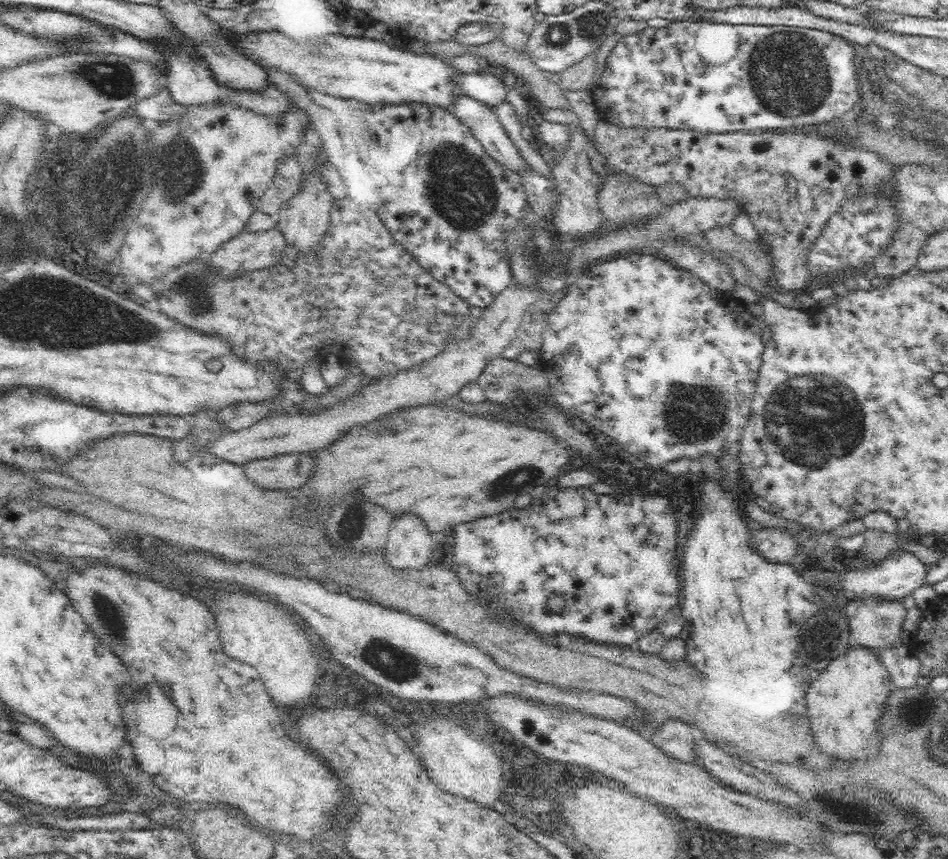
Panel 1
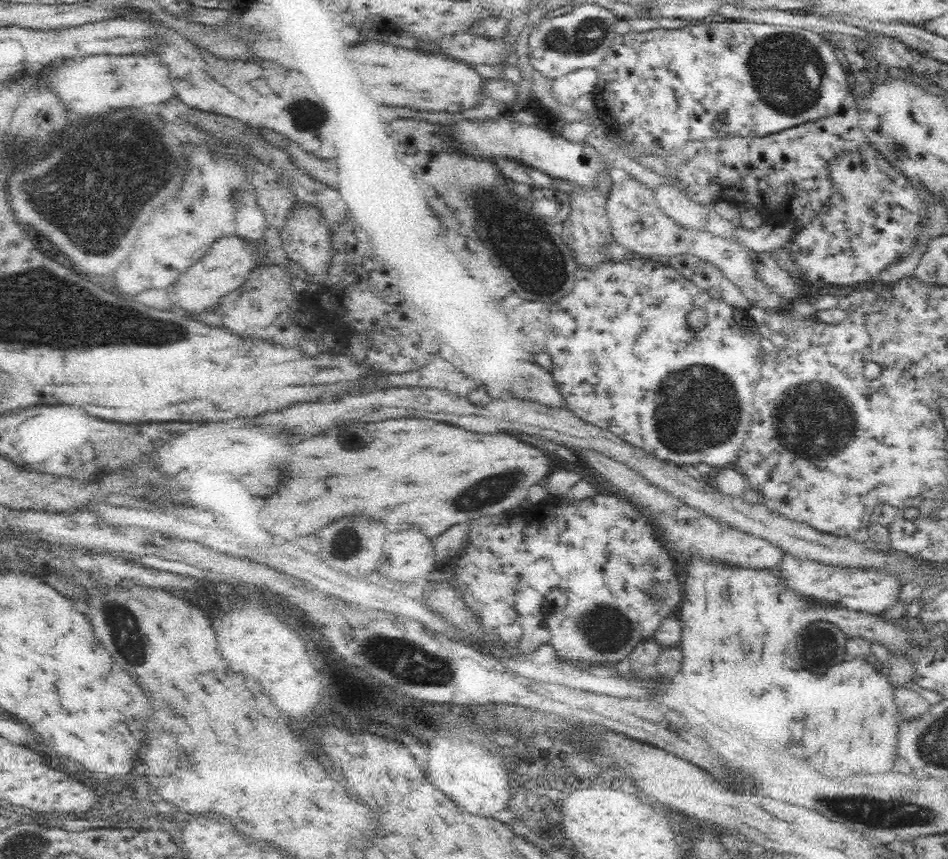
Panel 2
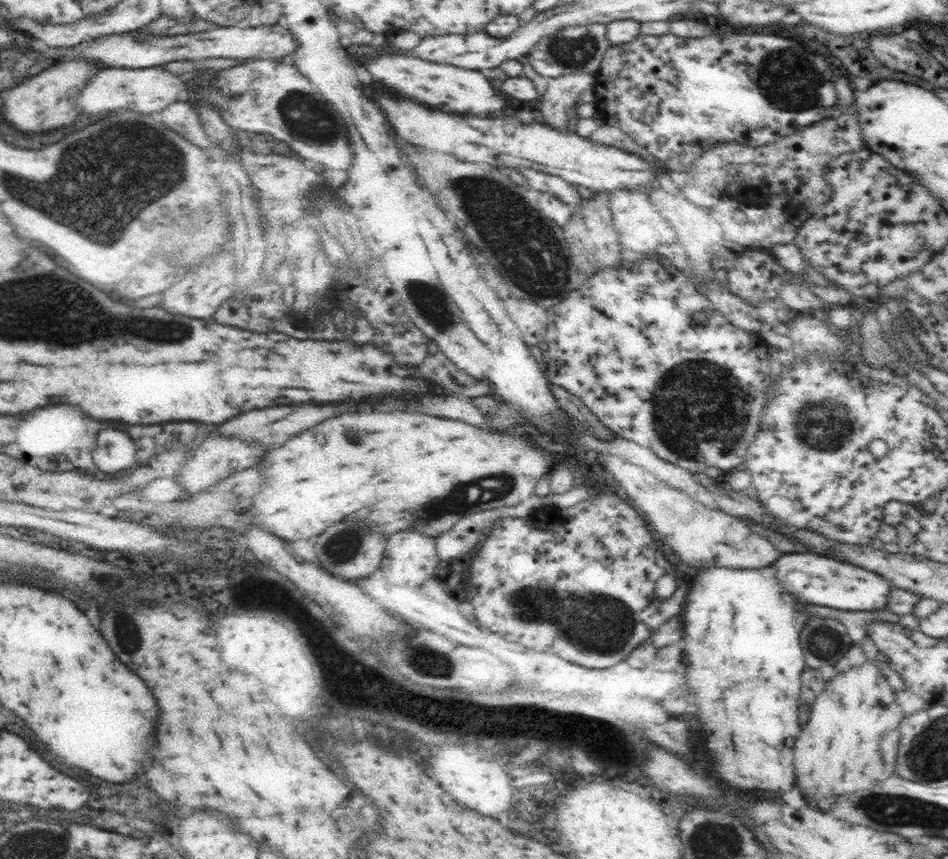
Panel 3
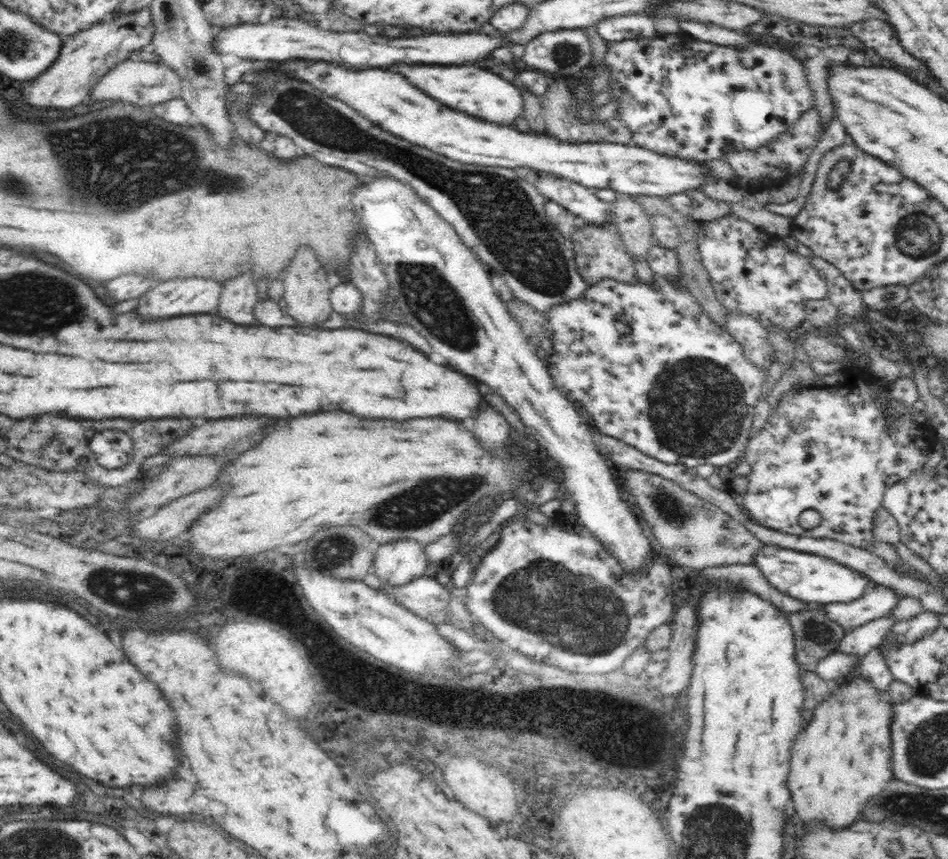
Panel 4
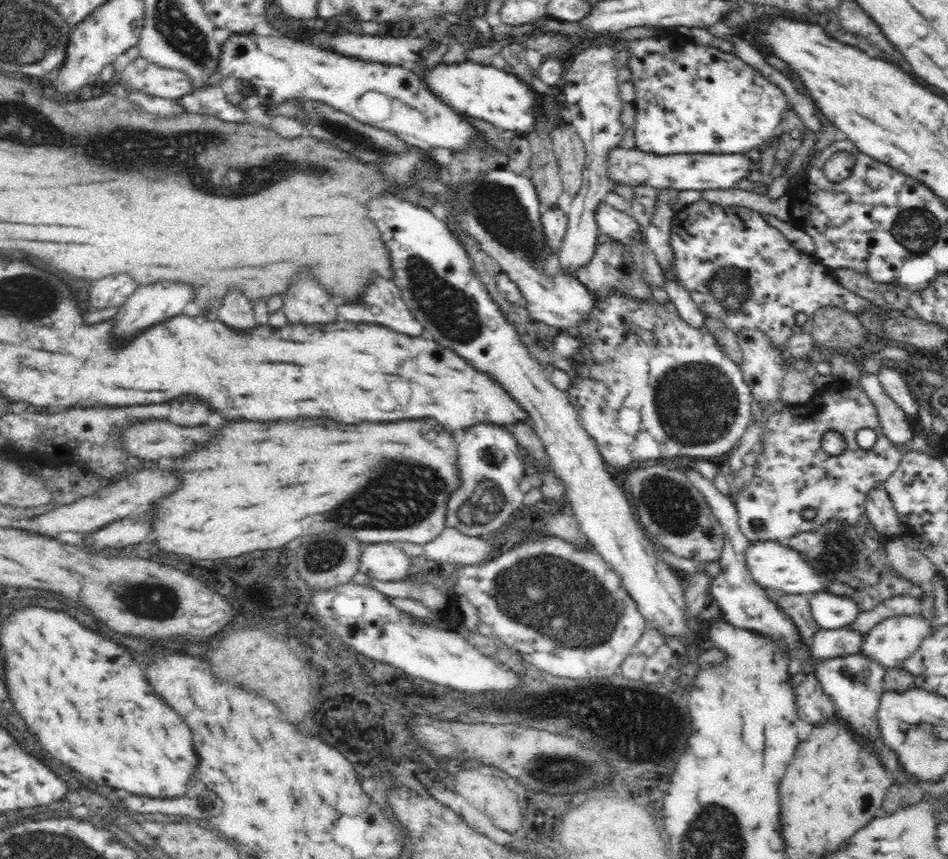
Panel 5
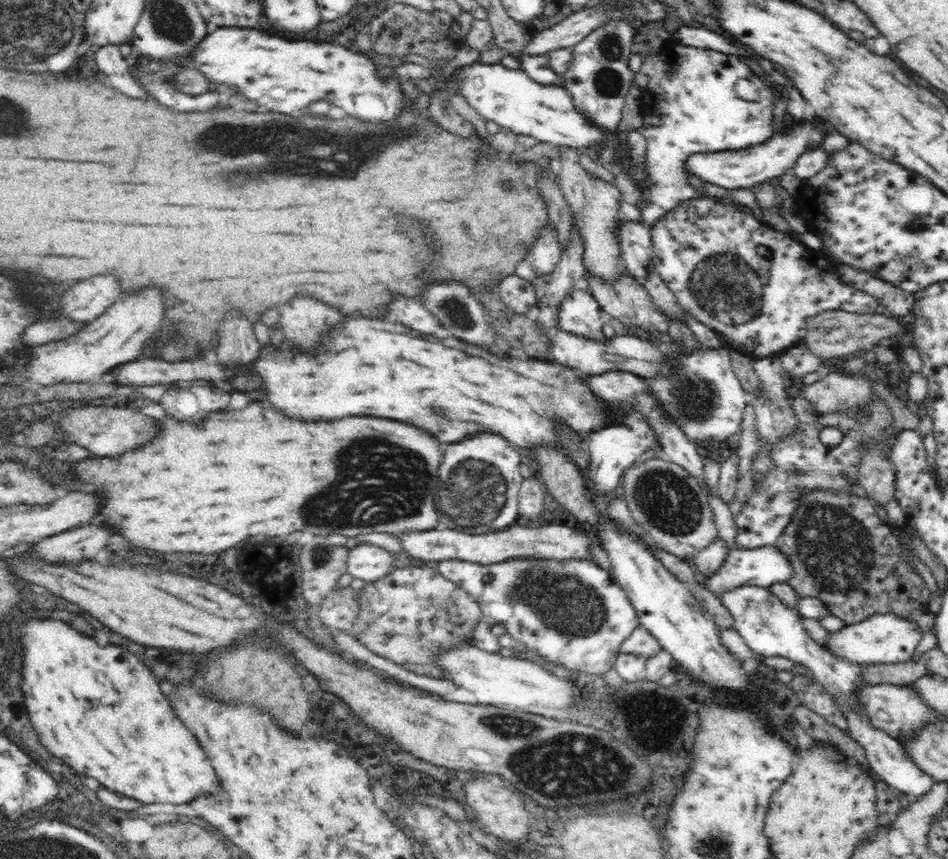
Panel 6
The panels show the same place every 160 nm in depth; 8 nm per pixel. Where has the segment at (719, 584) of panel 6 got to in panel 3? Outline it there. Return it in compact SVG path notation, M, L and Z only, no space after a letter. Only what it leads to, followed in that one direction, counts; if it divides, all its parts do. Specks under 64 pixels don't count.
M814 553L783 554L772 567L774 578L790 590L791 596L827 608L844 611L884 611L888 594L894 587L882 575L852 564L816 556Z

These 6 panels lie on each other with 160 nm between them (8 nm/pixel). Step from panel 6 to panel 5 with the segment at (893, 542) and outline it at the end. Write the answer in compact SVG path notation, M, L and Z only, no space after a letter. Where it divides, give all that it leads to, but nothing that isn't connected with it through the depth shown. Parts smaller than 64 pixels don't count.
M862 514L856 524L847 524L841 520L828 520L812 532L798 532L789 539L788 546L798 550L816 572L826 574L828 584L824 591L836 596L851 598L858 603L861 611L872 611L883 600L892 596L910 595L921 598L924 591L901 576L888 562L885 546L890 538L880 534Z

